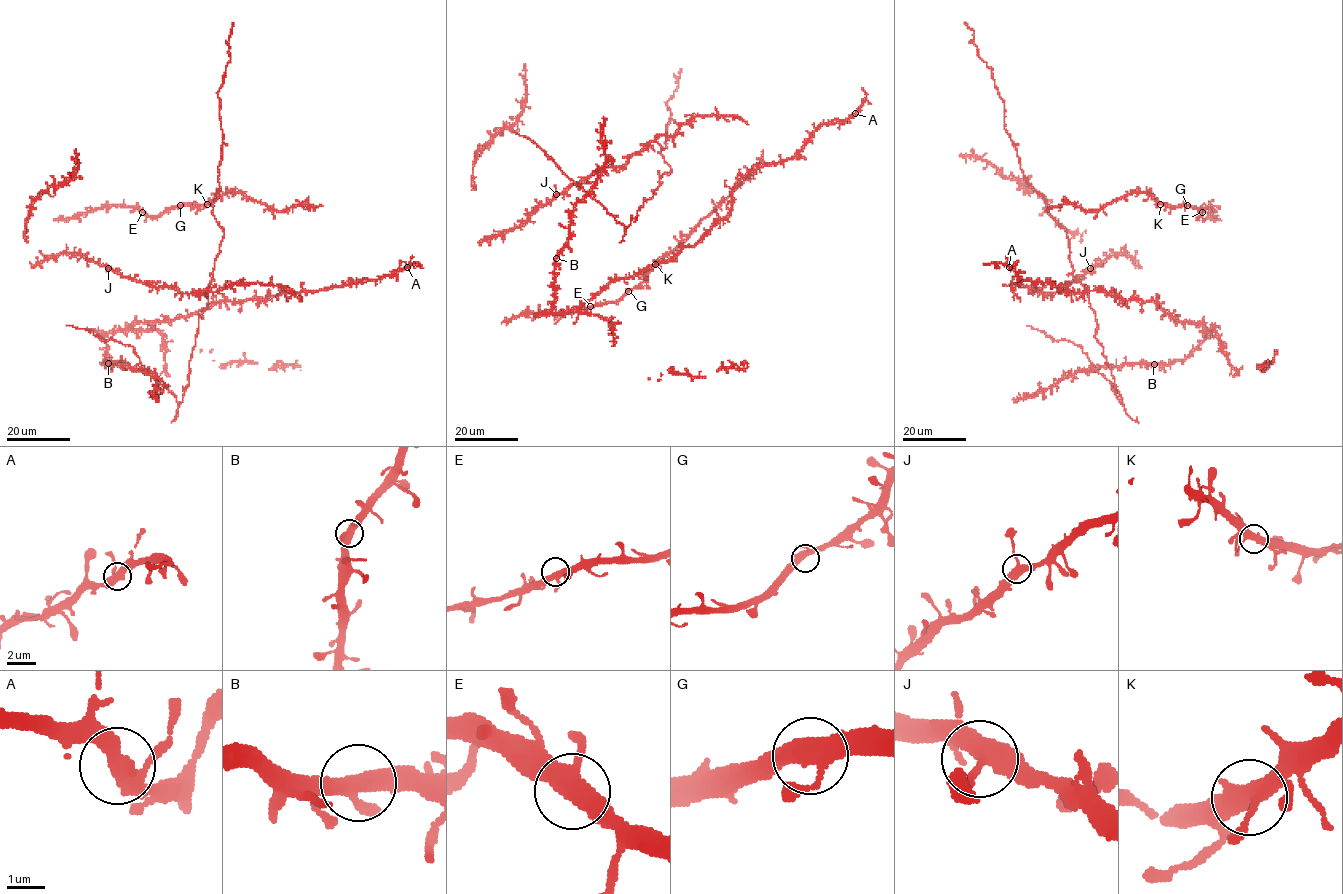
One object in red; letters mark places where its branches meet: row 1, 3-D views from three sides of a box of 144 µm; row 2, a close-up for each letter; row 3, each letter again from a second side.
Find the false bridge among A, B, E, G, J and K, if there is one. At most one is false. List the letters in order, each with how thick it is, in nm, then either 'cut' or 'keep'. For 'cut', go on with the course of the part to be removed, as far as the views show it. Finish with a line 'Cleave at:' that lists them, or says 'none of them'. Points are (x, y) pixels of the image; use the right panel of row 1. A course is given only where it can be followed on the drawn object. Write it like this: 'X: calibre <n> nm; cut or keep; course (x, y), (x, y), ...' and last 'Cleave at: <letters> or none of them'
A: calibre 400 nm; keep
B: calibre 380 nm; keep
E: calibre 400 nm; keep
G: calibre 400 nm; keep
J: calibre 400 nm; keep
K: calibre 380 nm; keep
Cleave at: none of them

